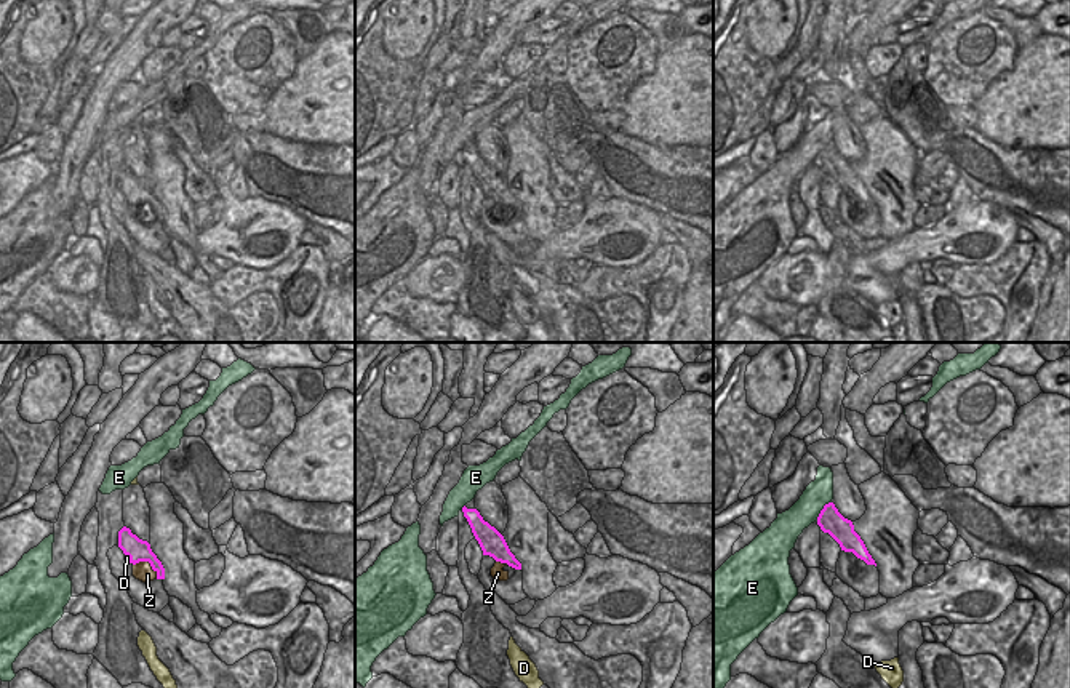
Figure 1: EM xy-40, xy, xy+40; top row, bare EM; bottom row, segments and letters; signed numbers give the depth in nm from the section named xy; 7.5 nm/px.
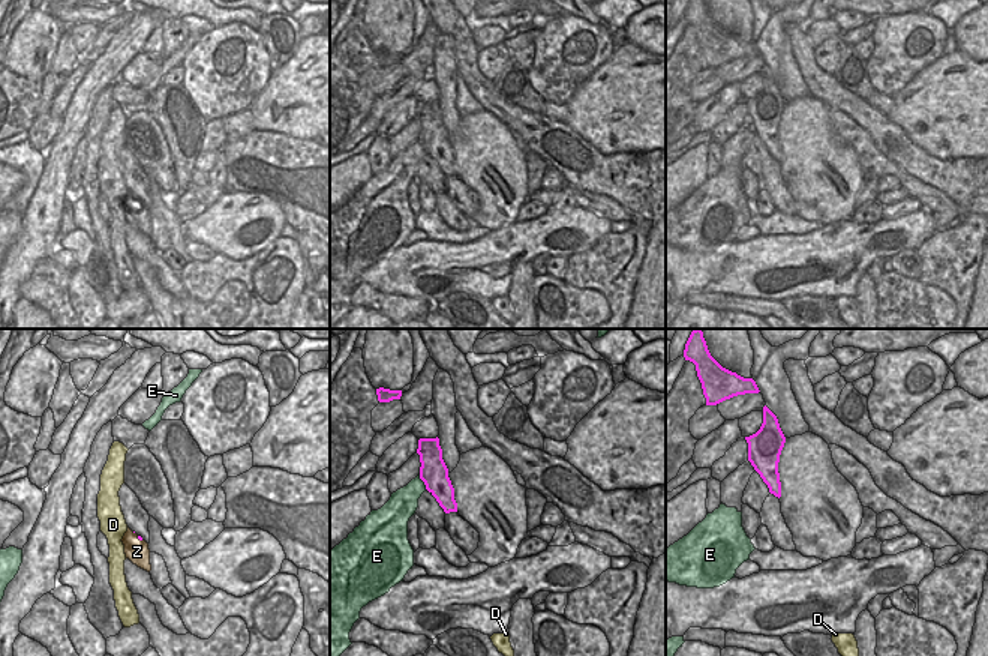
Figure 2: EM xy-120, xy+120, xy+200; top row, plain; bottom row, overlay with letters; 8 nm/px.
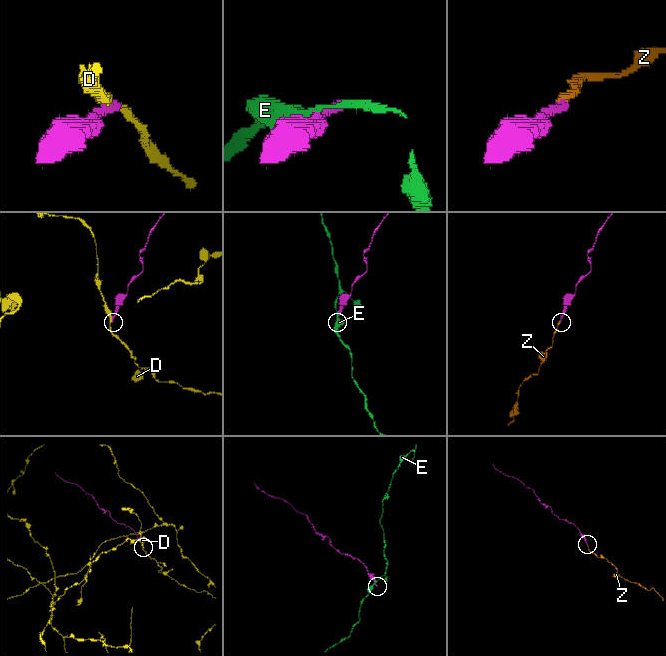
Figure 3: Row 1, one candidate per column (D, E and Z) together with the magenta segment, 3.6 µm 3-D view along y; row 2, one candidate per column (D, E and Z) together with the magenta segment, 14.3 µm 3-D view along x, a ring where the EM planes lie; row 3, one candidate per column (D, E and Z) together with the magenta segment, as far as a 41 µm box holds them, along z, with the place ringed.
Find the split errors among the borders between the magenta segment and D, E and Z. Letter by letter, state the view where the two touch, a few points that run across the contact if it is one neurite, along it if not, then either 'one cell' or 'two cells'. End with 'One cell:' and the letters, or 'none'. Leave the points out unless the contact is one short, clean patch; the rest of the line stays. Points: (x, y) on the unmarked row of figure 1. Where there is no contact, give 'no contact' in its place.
D: xy-40 | xy-40 (125, 196), (130, 202) | two cells
E: xy+40 | xy+40 (830, 143), (816, 162) | two cells
Z: xy-40 | xy-40 (136, 191), (149, 204), (143, 212) | one cell
One cell: Z

